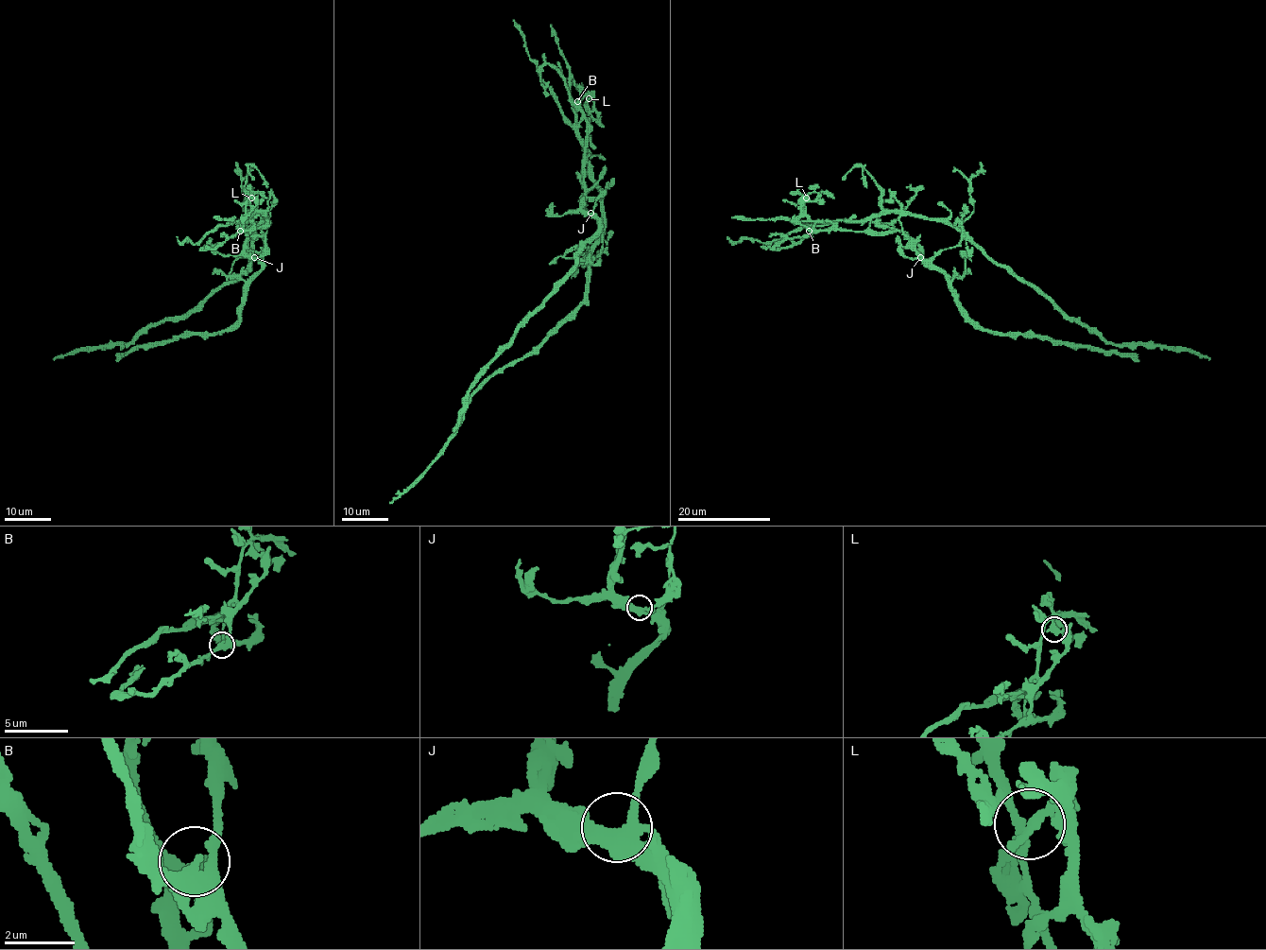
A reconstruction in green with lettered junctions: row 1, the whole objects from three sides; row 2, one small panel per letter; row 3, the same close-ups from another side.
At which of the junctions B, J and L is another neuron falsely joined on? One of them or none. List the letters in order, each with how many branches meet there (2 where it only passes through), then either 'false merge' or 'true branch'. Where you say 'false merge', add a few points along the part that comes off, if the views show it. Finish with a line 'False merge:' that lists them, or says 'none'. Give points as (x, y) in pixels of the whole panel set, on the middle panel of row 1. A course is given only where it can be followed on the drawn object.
B: 3 branches meet; true branch
J: 3 branches meet; true branch
L: 3 branches meet; false merge; foreign part runs (589, 99), (582, 91), (582, 208), (598, 221), (598, 231), (579, 250), (565, 281), (485, 368), (453, 432)
False merge: L

